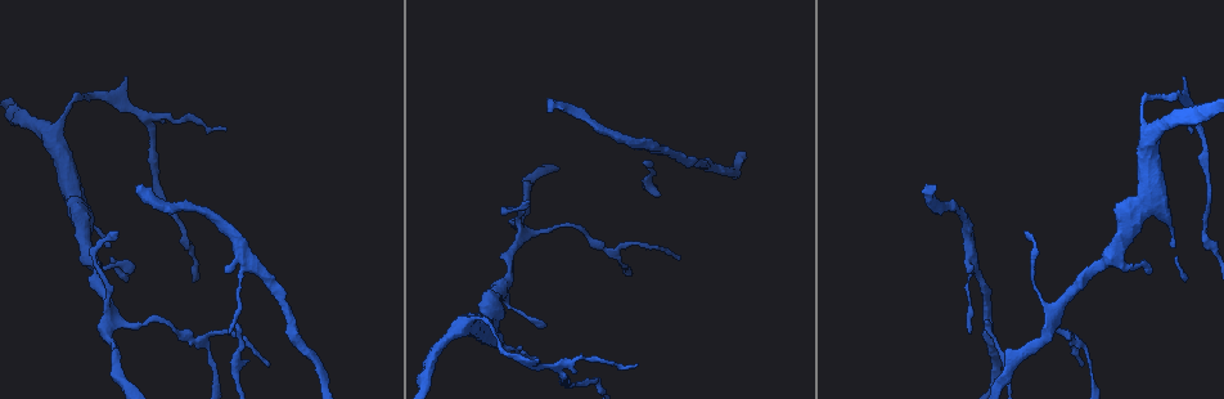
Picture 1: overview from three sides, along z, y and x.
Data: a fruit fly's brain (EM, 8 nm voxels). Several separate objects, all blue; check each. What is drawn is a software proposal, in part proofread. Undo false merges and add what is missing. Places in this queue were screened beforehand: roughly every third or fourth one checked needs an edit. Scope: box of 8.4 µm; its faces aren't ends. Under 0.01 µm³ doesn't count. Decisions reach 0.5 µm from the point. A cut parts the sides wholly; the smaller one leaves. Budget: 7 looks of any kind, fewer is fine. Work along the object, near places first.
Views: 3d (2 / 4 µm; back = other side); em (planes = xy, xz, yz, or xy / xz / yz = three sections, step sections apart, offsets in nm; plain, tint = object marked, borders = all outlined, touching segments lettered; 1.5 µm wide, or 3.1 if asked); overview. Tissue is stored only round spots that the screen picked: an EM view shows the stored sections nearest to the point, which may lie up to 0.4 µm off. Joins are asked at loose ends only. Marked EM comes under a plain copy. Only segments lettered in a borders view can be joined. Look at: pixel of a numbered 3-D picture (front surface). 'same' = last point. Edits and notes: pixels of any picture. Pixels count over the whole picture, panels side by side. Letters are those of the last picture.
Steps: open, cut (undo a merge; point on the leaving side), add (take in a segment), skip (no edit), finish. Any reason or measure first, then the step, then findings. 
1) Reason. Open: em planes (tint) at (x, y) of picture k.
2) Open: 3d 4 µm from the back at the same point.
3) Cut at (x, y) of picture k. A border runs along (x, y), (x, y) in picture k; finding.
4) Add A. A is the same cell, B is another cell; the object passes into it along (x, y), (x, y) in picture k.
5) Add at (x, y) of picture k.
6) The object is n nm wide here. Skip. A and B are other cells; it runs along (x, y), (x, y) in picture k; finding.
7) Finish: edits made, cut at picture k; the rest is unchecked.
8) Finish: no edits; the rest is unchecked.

An open end. Open: 3d 4 µm at (551, 111) of picture 1.

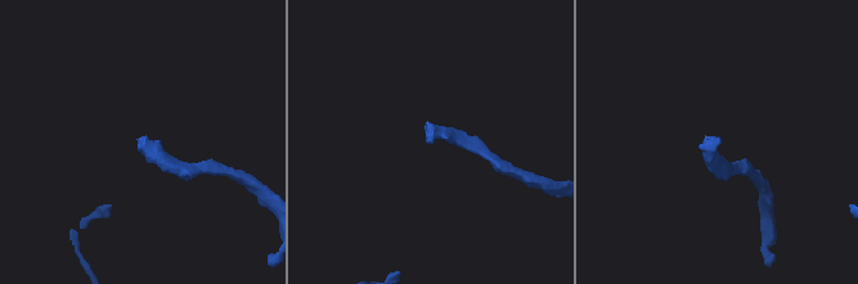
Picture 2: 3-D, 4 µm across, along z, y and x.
Open: em xy step 4 (borders) at (430, 143) of picture 2.

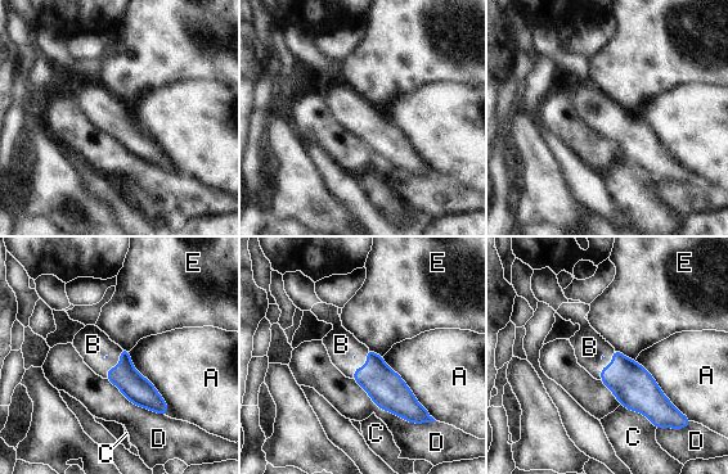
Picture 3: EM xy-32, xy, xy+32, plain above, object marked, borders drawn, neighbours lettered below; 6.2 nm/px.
Open: em planes (borders) at the same point.

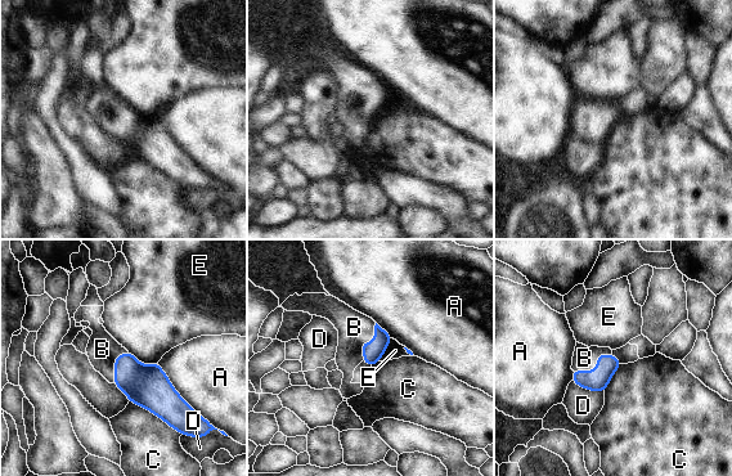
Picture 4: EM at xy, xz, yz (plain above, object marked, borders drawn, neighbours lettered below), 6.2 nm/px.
The longest contact is with A, 400 nm. Add B. B is the same cell, A, C, D and E are other cells; the object passes into it along (598, 380), (597, 367), (584, 358) in picture 4; the neuron continues.

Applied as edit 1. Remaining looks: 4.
An open end. Open: em planes (borders) at (224, 128) of picture 1.

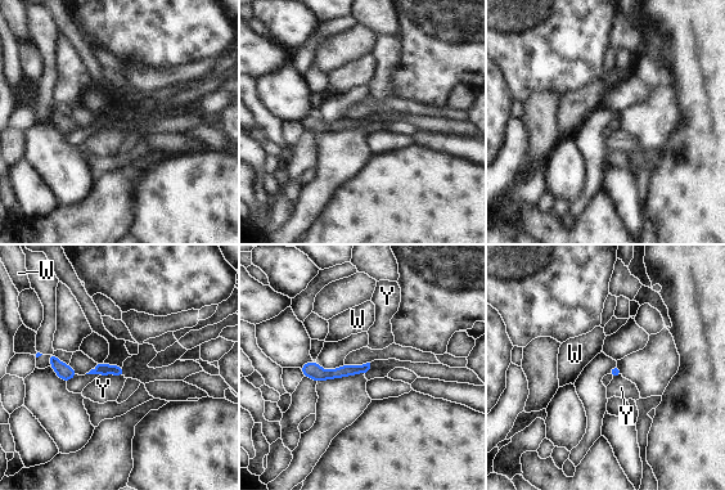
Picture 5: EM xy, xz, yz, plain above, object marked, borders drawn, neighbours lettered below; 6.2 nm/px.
Skip. W and Y are other cells; it runs along (365, 367), (333, 374), (304, 369) in picture 5; none of them fits.

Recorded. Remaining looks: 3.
Finish: edits made, add at picture 4; the rest is unchecked.

